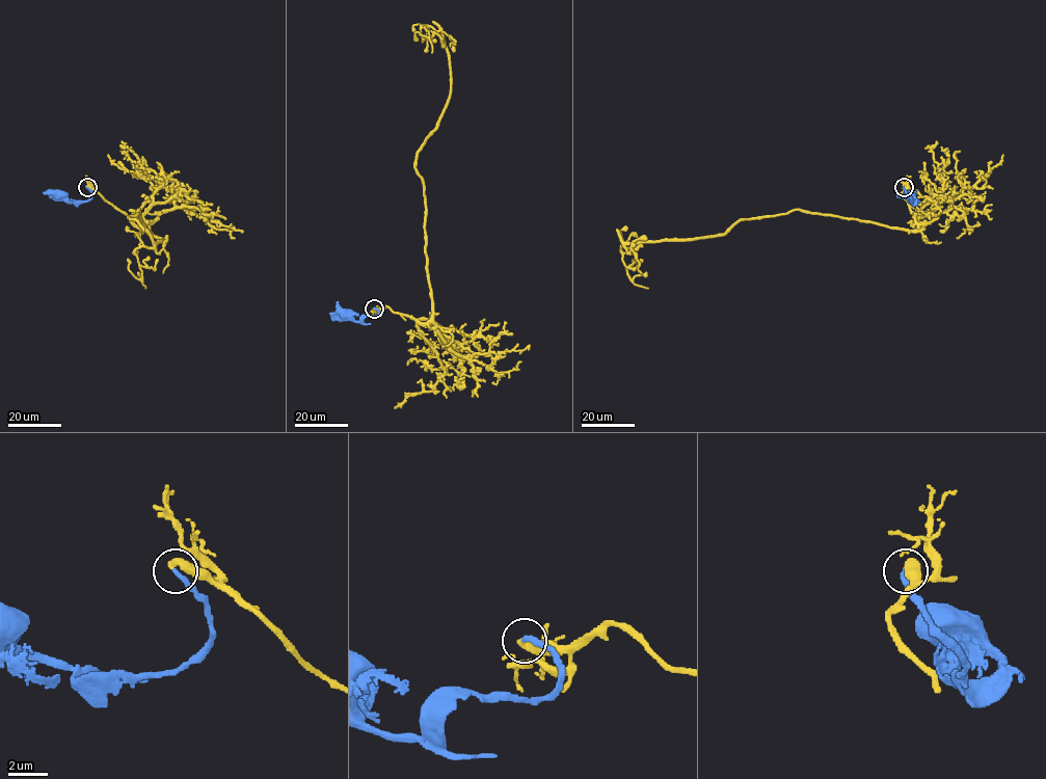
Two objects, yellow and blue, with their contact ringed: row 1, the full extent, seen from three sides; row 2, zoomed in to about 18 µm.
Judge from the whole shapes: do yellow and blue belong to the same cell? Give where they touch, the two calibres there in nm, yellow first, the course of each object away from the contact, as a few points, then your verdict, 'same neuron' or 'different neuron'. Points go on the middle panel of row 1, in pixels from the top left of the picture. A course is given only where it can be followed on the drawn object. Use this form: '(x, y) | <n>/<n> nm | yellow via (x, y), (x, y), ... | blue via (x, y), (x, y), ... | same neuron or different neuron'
(374, 309) | 440/280 nm | yellow via (373, 309), (431, 318), (414, 164), (449, 98), (451, 63), (440, 29), (422, 26), (428, 36), (414, 38) | blue via (374, 309), (378, 314), (363, 316), (359, 321), (354, 321), (346, 313) | same neuron

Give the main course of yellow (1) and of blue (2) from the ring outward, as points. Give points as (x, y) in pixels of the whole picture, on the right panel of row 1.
1: (904, 187), (913, 231), (793, 210), (715, 236), (627, 243), (632, 280), (634, 259)
2: (904, 187), (911, 203), (916, 200), (908, 195)

